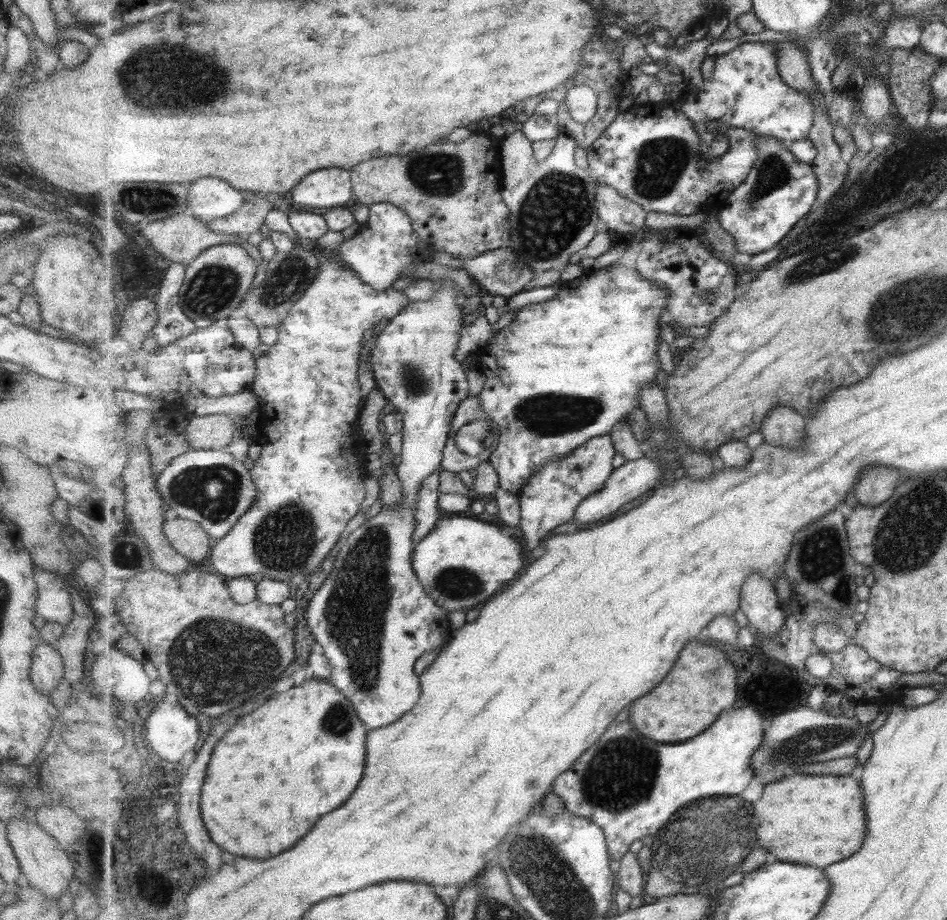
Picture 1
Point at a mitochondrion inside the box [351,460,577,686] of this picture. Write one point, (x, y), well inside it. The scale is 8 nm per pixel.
(454, 583)

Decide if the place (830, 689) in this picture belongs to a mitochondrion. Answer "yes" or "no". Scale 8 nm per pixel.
no

